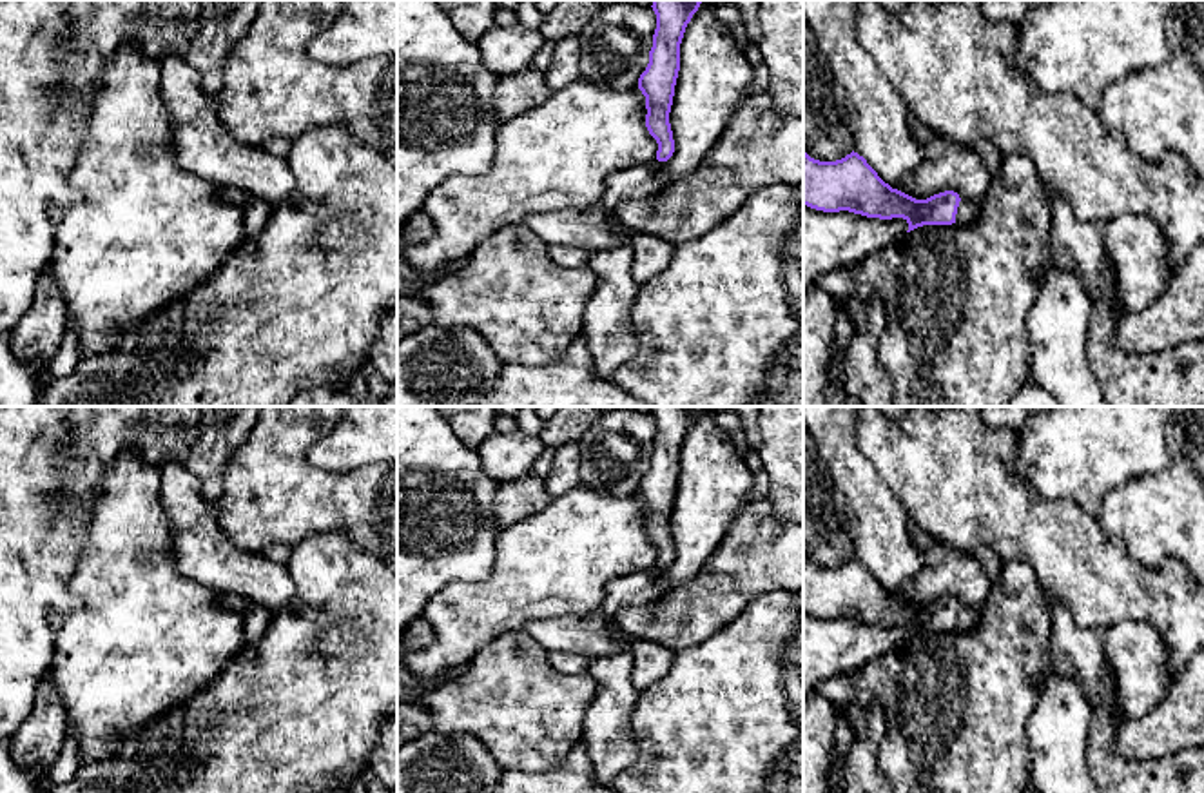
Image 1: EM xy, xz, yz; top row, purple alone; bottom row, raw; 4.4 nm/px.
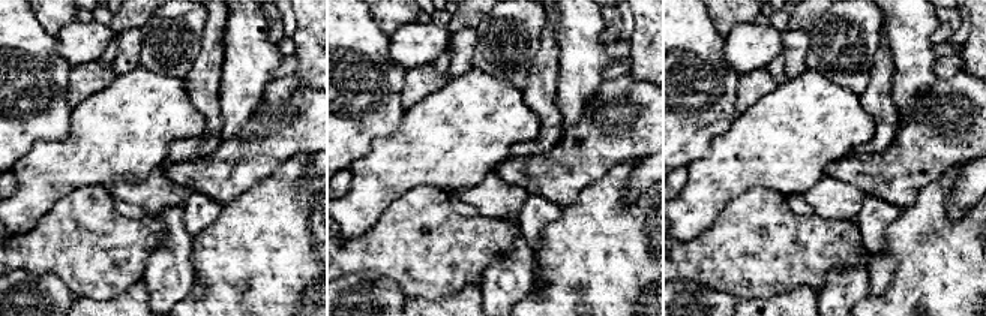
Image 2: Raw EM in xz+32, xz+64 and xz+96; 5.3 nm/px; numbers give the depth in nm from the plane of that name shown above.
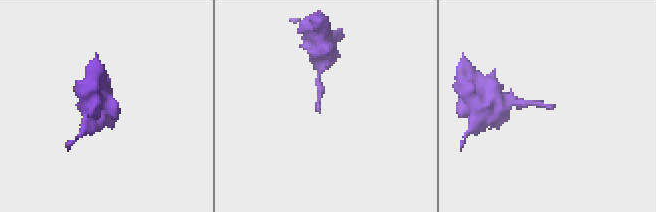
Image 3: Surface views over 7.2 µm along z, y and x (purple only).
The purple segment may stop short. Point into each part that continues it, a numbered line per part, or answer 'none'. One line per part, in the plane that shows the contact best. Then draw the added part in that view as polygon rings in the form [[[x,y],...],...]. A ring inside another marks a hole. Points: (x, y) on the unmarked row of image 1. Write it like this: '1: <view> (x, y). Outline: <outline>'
1: yz (969, 617). Outline: [[[983,604],[959,608],[956,630],[972,631],[979,626],[983,617]]]

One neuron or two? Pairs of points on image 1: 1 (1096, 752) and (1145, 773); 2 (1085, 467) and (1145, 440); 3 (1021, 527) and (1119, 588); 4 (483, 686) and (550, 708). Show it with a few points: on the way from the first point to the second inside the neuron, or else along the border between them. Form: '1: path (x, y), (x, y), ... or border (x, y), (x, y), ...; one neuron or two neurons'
1: path (1108, 764), (1117, 773), (1132, 773); one neuron
2: path (1099, 452), (1112, 440), (1130, 440); one neuron
3: path (1045, 534), (1052, 536), (1096, 577); one neuron
4: path (499, 697), (510, 697), (521, 708), (534, 708); one neuron

